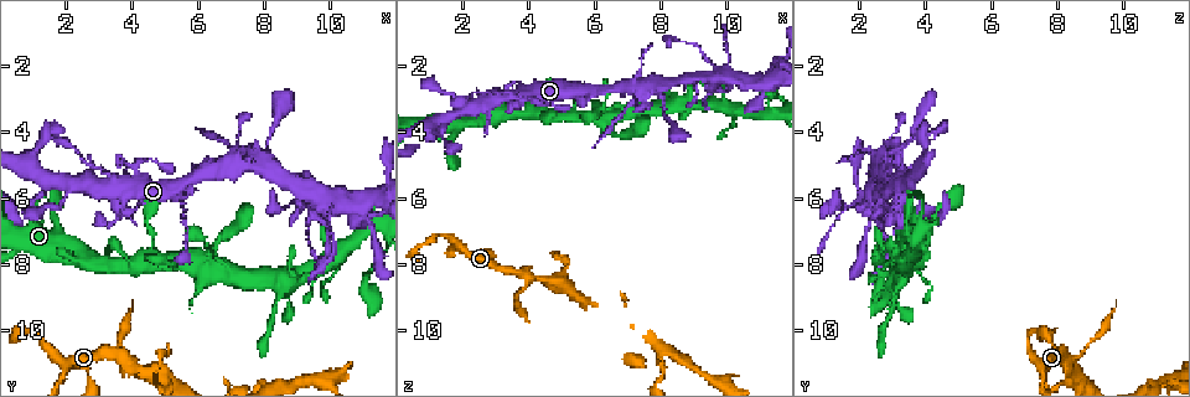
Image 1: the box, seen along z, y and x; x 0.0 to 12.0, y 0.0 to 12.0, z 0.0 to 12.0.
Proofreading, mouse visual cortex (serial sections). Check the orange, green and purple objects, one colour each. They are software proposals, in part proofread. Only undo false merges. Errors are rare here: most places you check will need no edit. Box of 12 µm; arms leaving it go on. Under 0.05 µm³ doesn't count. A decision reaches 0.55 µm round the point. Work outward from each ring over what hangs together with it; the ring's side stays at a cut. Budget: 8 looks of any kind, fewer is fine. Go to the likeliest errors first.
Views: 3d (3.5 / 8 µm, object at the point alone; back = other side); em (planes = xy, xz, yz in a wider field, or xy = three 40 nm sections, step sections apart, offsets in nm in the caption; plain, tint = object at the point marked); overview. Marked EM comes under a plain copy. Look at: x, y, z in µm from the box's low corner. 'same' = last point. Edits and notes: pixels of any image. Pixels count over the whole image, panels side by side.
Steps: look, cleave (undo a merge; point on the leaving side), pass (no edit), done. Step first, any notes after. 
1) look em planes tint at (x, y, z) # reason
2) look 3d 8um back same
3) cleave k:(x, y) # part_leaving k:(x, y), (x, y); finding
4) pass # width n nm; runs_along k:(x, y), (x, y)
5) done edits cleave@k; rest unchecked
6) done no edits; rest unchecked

look 3d 3.5um at (3.7, 6.5, 3.0) # calibre changes

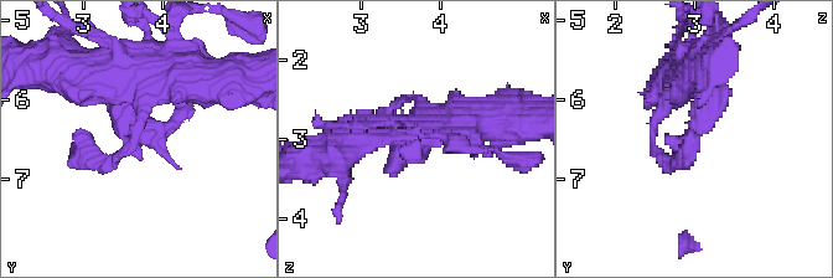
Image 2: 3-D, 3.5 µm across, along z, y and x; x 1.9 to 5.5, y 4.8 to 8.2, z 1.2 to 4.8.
look em xy step 3 tint same

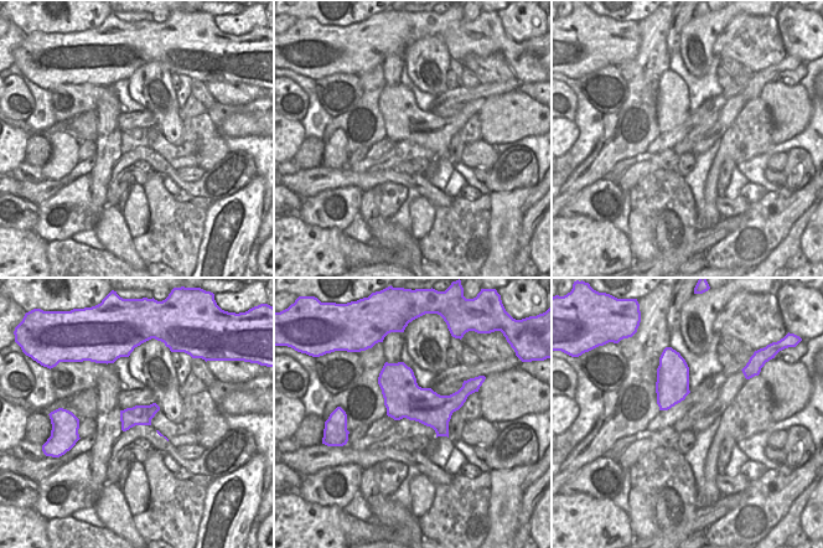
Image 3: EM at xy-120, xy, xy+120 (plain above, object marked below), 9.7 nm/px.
pass # width 380 nm; runs_along 2:(486, 149), (418, 137), (383, 171); continuous, no second cell

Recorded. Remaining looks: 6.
look 3d 3.5um at (3.8, 10.9, 8.3) # a fork

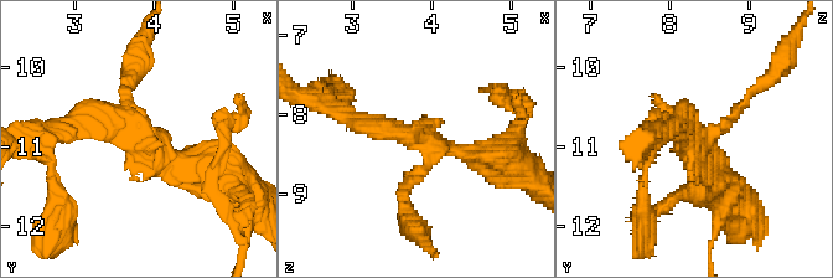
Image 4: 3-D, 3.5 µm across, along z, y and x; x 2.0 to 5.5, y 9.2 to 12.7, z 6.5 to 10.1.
look em xy step 1 tint at (3.85, 10.90, 8.25) # arms 3; arm_widths 150, 200, 200 nm

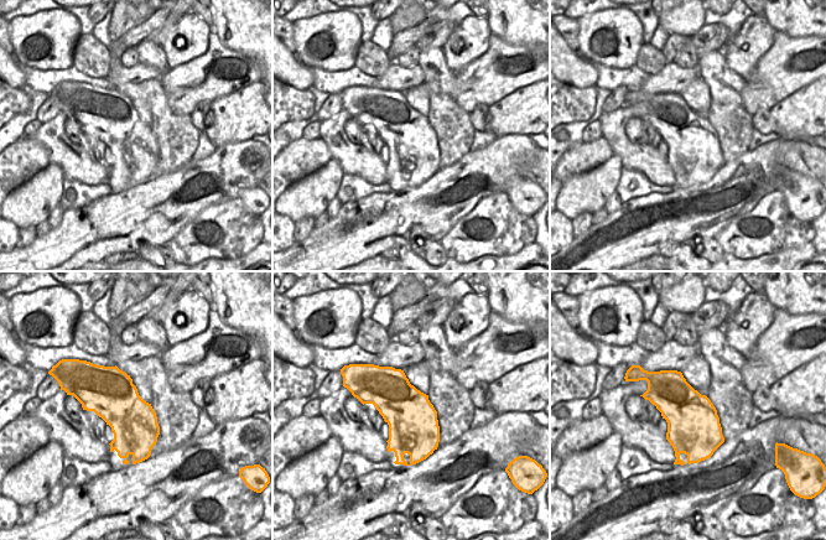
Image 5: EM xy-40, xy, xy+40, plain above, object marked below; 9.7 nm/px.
pass # width 500 nm; runs_along 4:(67, 129), (124, 124), (212, 170); all the same cell

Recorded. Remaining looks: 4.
look 3d 3.5um at (7.8, 4.9, 2.6) # calibre changes

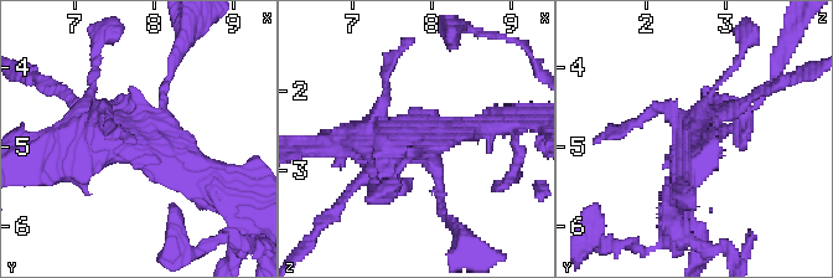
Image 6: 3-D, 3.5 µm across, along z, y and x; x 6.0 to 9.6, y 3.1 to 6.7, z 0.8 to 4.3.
look em xy step 2 tint at (7.85, 4.90, 2.65)

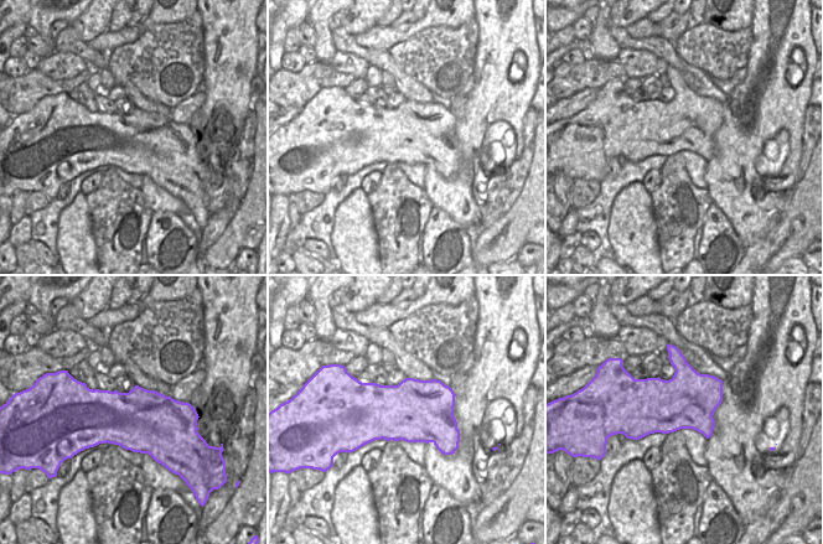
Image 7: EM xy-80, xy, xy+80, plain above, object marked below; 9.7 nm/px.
pass # width 600 nm; runs_along 6:(58, 148), (150, 140), (207, 186); continuous, no second cell

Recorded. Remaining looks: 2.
look 3d 3.5um at (9.5, 6.0, 2.4) # four-way junction

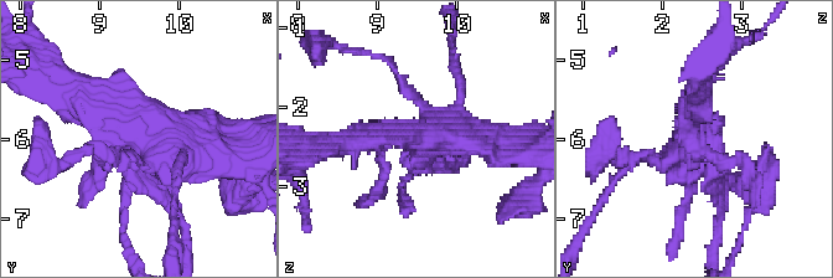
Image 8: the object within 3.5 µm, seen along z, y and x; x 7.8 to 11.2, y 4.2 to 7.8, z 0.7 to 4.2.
look em xy step 1 tint at (9.55, 6.05, 2.45) # now the EM

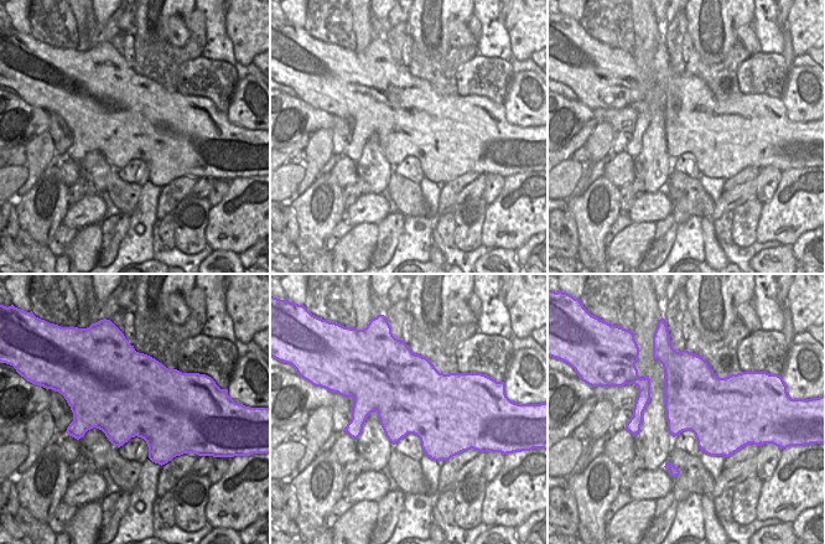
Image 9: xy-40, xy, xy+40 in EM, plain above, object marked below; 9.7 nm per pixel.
pass # runs_along 8:(76, 102), (144, 140), (224, 152); one cell here

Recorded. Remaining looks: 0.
done no edits; rest unchecked

